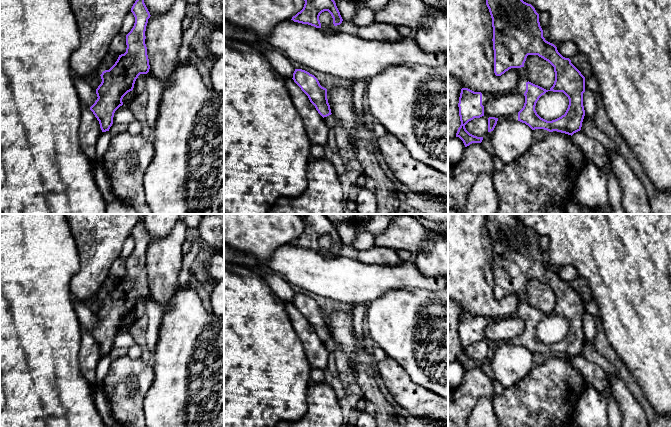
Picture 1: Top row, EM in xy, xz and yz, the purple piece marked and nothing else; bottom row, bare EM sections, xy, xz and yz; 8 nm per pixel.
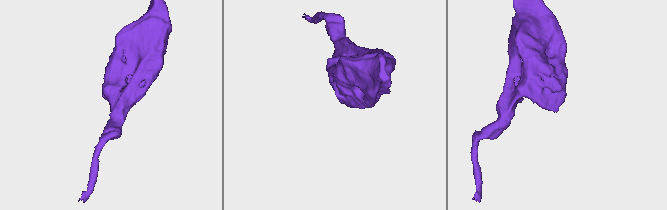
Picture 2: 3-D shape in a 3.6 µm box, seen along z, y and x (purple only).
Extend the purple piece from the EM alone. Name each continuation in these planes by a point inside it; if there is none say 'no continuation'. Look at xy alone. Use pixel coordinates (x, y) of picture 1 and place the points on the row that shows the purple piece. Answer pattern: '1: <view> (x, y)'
no continuation

